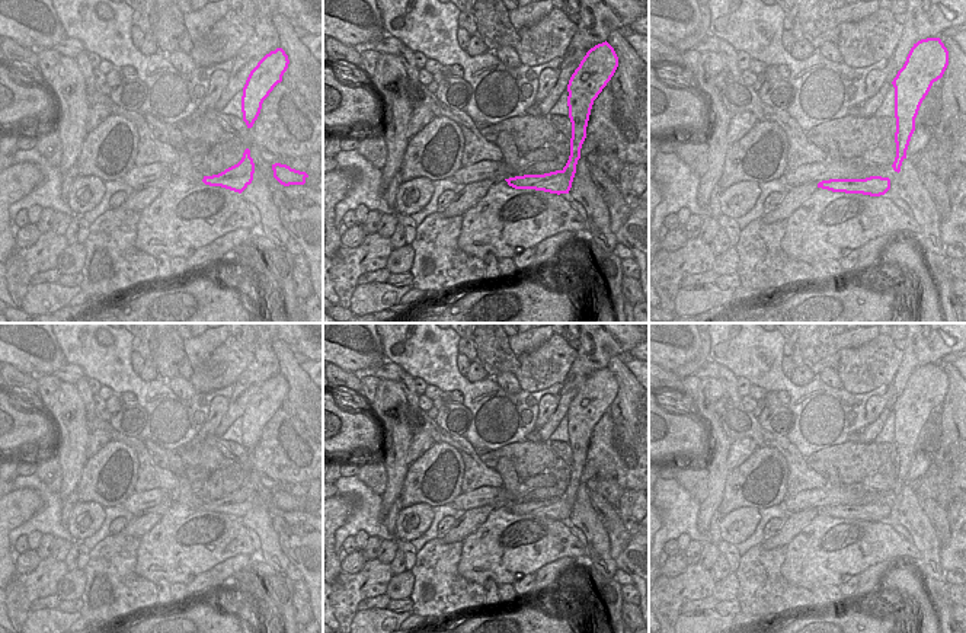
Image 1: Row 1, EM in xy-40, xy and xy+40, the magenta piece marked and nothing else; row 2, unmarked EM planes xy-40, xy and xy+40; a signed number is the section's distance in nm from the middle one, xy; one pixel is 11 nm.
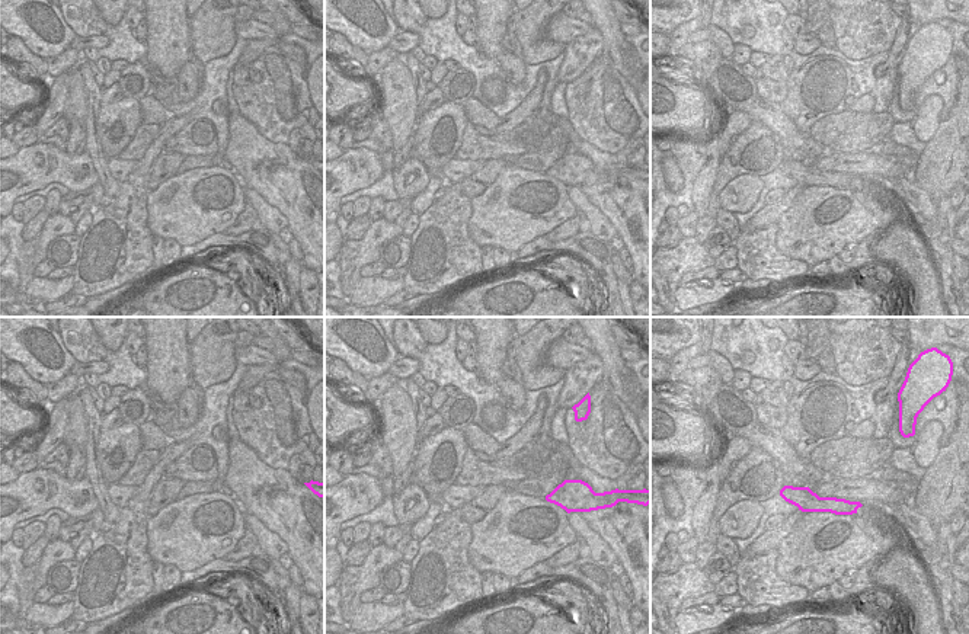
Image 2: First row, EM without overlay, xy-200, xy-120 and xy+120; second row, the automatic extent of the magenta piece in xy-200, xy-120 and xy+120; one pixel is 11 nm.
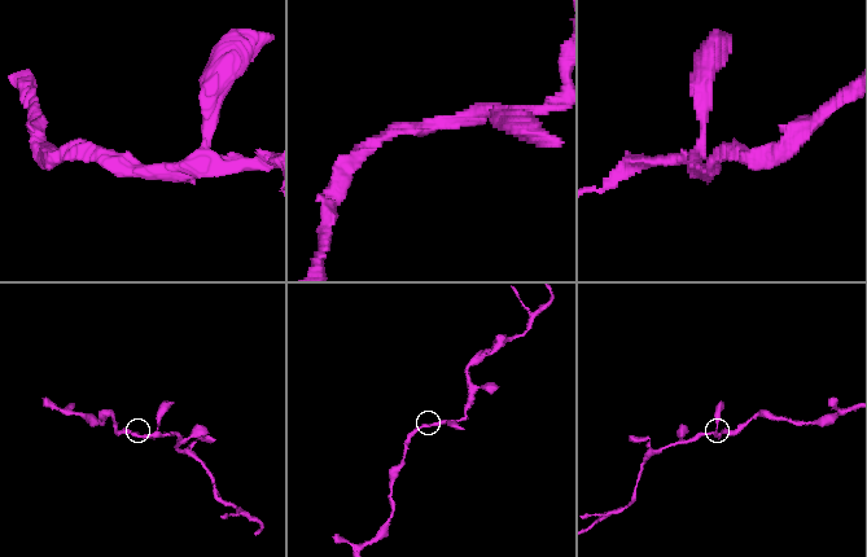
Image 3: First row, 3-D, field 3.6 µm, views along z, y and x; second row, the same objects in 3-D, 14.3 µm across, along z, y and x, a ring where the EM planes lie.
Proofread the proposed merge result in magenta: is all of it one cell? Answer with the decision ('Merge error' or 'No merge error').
Merge error

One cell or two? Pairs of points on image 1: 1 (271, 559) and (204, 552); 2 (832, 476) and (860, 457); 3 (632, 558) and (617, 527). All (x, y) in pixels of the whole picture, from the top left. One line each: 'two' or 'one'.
1: two
2: two
3: one

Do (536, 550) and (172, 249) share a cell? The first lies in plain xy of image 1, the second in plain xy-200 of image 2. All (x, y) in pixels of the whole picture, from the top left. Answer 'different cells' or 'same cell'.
different cells

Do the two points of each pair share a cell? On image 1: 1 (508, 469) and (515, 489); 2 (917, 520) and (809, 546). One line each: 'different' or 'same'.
1: same
2: different

